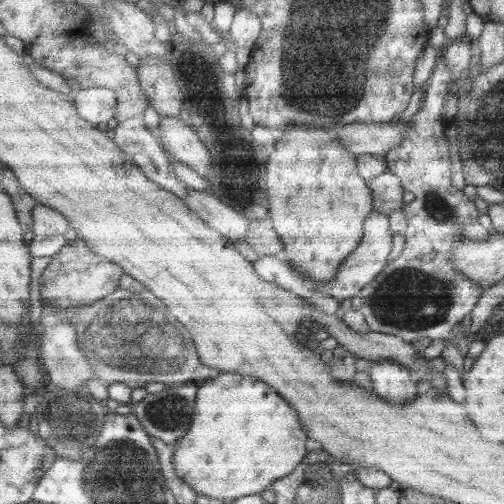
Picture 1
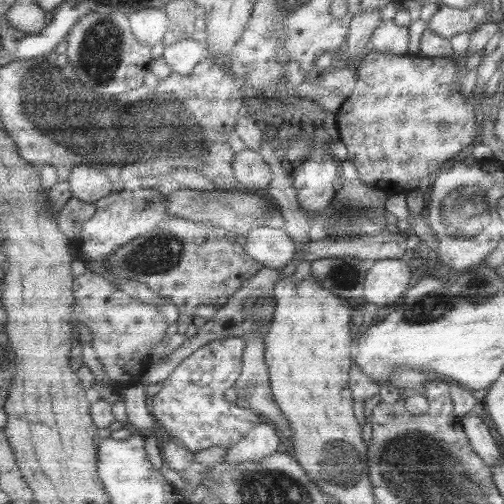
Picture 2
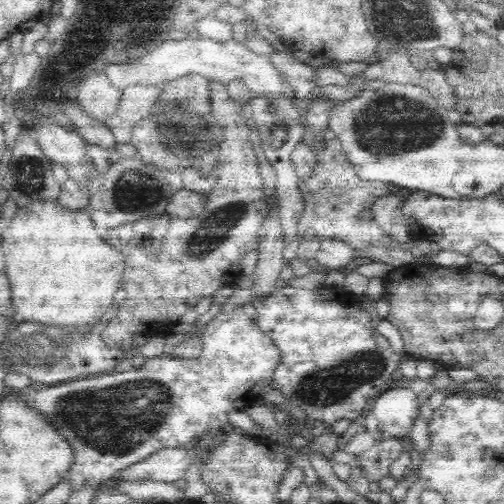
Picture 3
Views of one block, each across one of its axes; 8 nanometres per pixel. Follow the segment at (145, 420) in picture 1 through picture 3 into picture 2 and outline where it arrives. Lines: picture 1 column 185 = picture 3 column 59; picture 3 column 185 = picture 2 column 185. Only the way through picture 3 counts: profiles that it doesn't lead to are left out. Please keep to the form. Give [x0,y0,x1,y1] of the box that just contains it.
[153,338,259,452]

